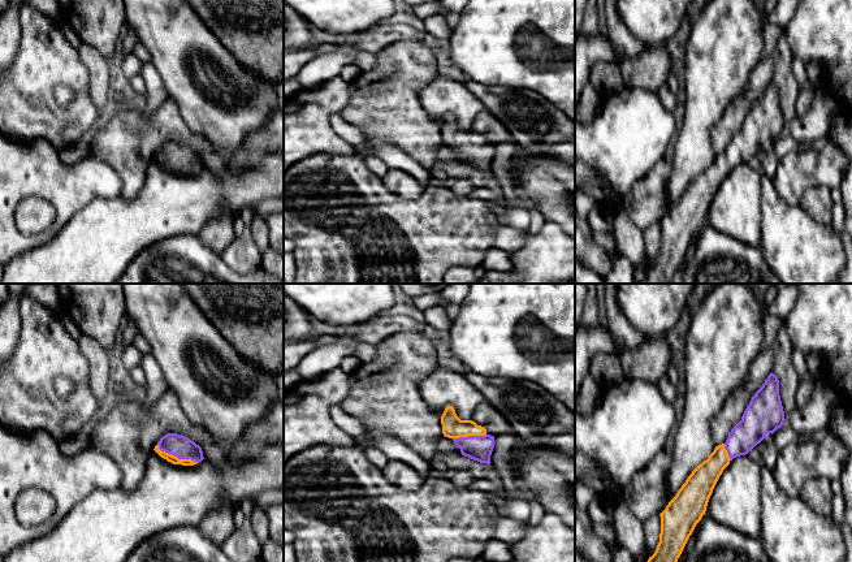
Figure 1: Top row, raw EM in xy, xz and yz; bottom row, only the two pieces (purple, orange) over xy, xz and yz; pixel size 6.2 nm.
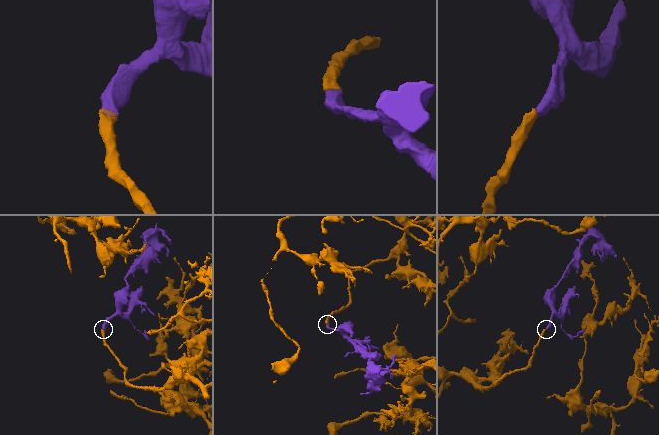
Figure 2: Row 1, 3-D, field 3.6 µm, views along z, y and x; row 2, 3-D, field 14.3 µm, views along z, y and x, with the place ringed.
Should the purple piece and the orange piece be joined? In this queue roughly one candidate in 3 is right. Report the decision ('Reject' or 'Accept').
Accept

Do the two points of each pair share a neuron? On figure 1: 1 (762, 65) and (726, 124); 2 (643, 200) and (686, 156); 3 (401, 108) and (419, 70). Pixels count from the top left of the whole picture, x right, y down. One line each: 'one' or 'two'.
1: one
2: two
3: one

